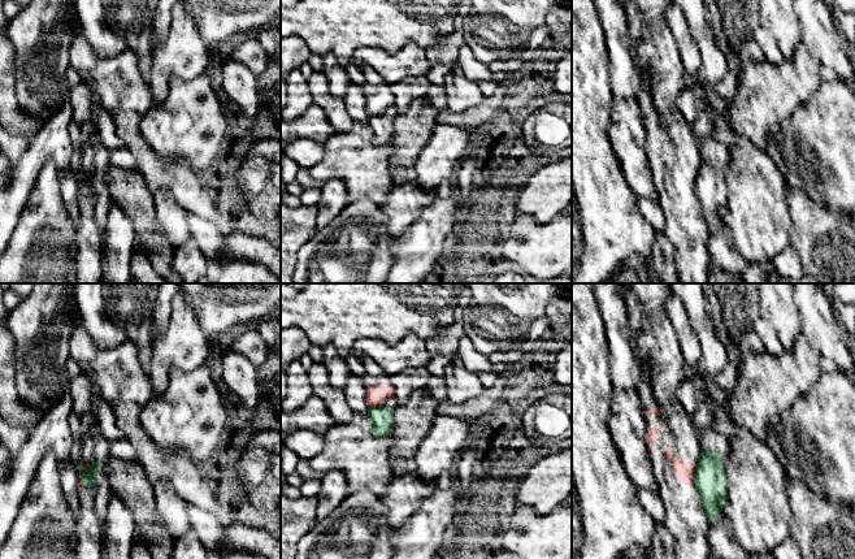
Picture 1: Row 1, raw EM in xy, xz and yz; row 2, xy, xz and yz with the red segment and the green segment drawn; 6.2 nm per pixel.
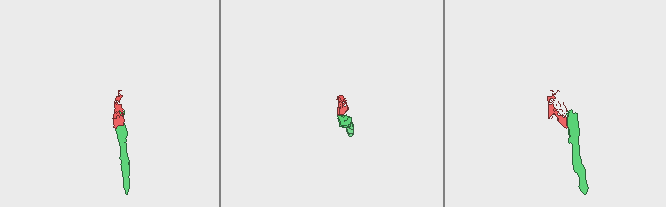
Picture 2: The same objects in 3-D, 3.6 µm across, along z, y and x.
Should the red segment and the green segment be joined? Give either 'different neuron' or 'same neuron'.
different neuron

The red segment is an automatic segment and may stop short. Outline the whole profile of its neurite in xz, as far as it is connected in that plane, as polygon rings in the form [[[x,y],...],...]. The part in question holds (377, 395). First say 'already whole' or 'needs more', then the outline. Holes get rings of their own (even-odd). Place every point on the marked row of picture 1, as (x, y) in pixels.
needs more | [[[363,358],[361,363],[365,368],[363,382],[365,385],[365,399],[370,408],[382,407],[395,395],[396,386],[392,377],[383,372],[372,359]]]

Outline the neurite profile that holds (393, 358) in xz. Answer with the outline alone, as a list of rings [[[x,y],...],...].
[[[413,334],[398,343],[363,337],[353,343],[352,352],[360,359],[372,359],[390,377],[398,376],[408,368],[426,368],[431,359],[425,339]]]

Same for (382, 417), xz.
[[[391,396],[382,407],[369,408],[368,417],[373,424],[373,437],[381,438],[391,433],[394,424],[394,411],[399,402],[396,396]]]

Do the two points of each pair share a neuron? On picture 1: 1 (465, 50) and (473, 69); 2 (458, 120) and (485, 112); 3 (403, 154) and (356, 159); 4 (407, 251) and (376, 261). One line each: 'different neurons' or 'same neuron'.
1: same neuron
2: same neuron
3: different neurons
4: different neurons

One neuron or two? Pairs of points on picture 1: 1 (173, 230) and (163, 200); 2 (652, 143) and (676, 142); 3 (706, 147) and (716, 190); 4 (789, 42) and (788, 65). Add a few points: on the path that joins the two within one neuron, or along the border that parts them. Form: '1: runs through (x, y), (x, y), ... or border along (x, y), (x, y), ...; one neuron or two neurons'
1: runs through (172, 222), (168, 208); one neuron
2: runs through (658, 143), (671, 143); one neuron
3: runs through (711, 157), (711, 180); one neuron
4: border along (801, 40), (794, 55), (790, 59), (784, 59); two neurons

